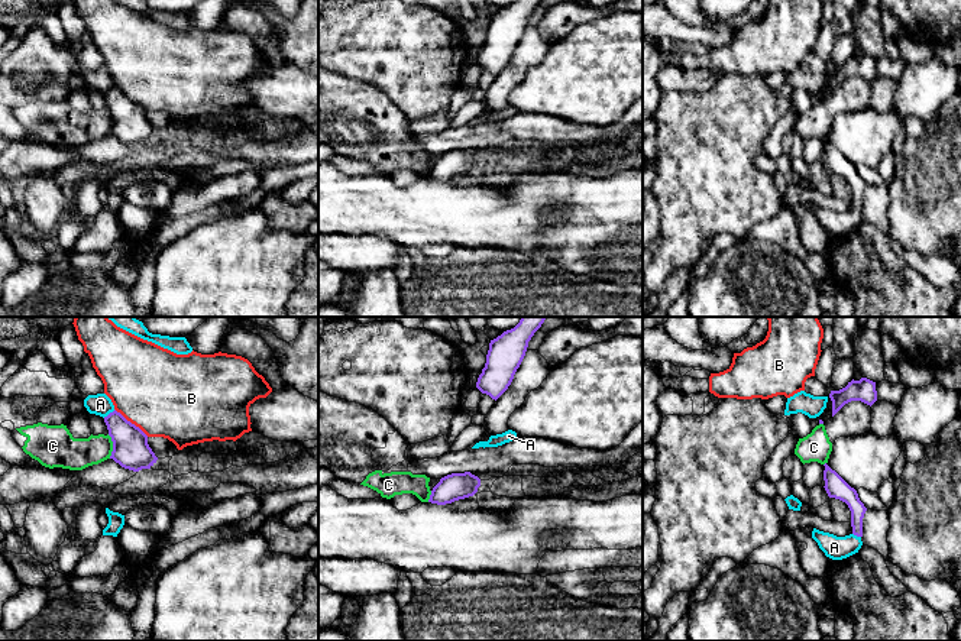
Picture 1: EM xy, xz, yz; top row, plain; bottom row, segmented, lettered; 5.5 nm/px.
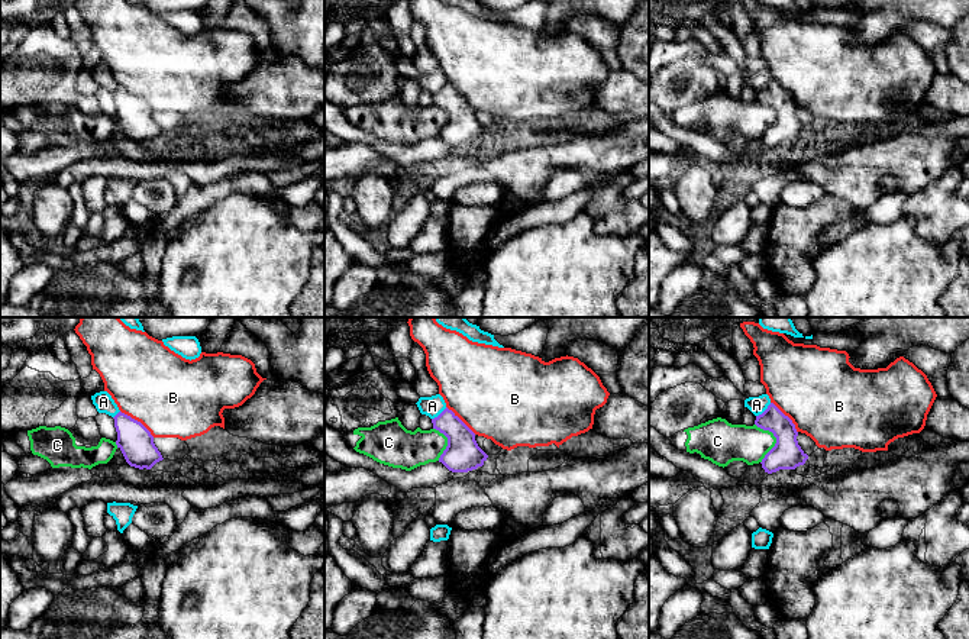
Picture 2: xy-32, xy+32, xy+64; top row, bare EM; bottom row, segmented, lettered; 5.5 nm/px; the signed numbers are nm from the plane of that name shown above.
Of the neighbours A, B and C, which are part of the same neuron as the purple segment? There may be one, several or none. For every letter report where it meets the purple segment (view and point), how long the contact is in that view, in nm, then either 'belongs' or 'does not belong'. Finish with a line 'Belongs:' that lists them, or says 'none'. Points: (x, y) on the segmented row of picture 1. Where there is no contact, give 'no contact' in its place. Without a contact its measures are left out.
A: meets purple in xy at (110, 413); contact 80 nm long; does not belong
B: meets purple in xy at (130, 423); contact 240 nm long; does not belong
C: meets purple in xy at (113, 446); contact 140 nm long; does not belong
Belongs: none

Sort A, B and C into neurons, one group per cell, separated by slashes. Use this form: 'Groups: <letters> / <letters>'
Groups: A / B / C

